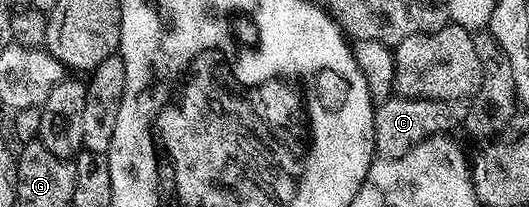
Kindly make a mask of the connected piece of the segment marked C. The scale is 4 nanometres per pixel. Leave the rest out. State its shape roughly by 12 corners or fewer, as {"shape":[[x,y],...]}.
{"shape":[[392,95],[374,109],[376,157],[402,159],[460,129],[468,105]]}

